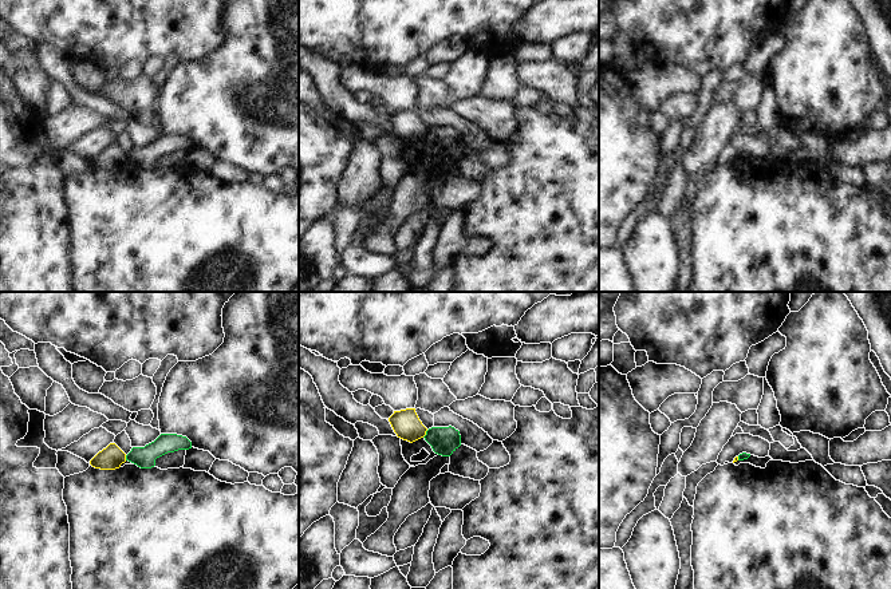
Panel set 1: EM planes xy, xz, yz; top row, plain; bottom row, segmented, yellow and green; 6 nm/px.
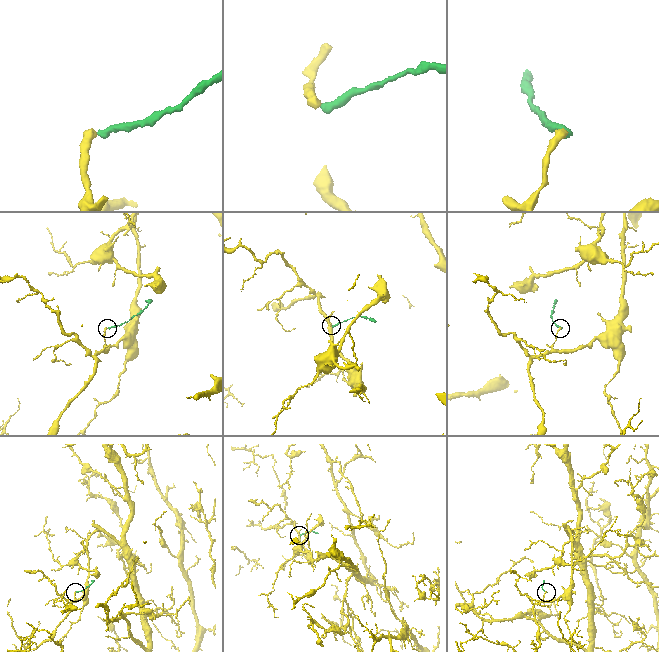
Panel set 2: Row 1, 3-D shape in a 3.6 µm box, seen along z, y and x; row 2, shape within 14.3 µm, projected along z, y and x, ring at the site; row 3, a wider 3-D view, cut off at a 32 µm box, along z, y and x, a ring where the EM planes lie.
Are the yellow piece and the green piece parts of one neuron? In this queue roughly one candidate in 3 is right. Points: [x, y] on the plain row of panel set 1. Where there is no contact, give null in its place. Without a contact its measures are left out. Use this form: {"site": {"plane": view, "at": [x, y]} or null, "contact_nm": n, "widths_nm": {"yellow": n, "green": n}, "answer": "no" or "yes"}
{"site": {"plane": "xz", "at": [425, 134]}, "contact_nm": 60, "widths_nm": {"yellow": 170, "green": 170}, "answer": "no"}

